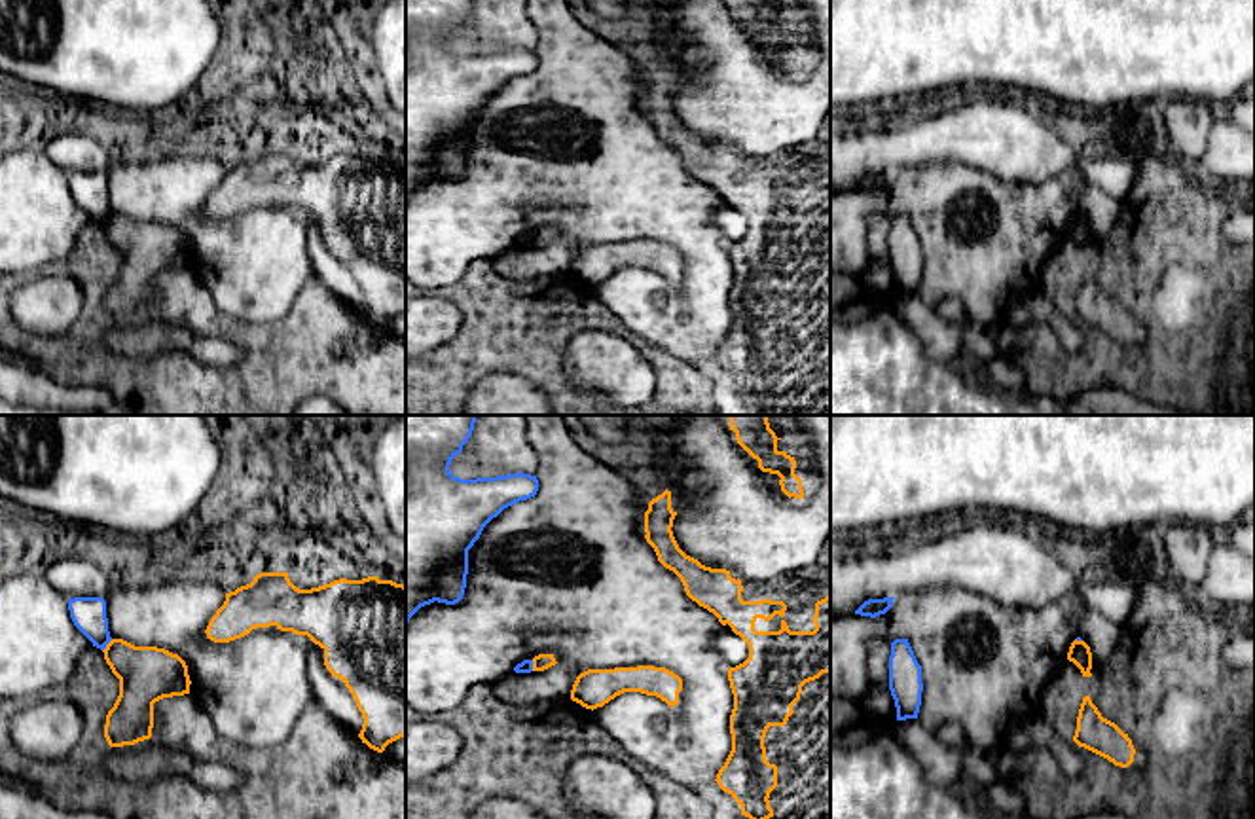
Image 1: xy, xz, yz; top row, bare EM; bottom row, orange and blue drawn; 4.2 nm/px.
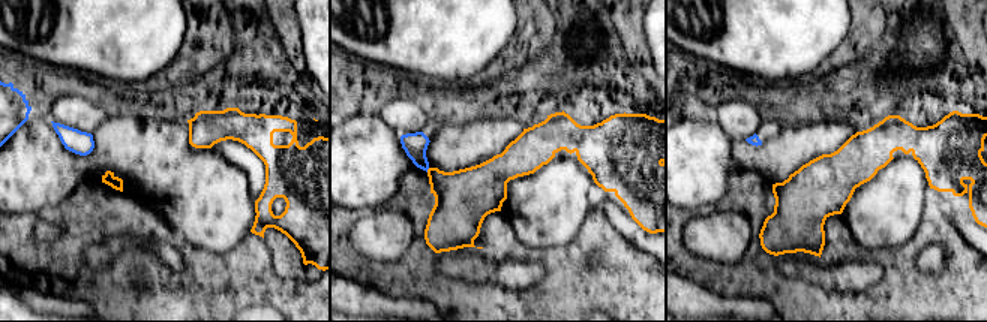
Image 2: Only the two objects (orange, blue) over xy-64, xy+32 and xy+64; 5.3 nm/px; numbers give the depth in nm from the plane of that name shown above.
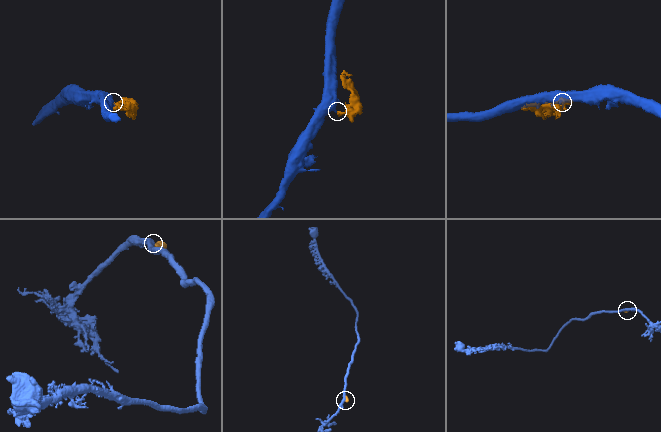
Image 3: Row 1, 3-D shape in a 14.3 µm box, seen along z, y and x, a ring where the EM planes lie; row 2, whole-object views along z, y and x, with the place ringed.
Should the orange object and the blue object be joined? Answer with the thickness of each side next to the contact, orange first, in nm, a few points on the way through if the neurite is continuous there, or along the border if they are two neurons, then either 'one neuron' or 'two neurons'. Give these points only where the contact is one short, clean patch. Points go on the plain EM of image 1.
240/140 nm | along xy (112, 215), (103, 226) | two neurons

